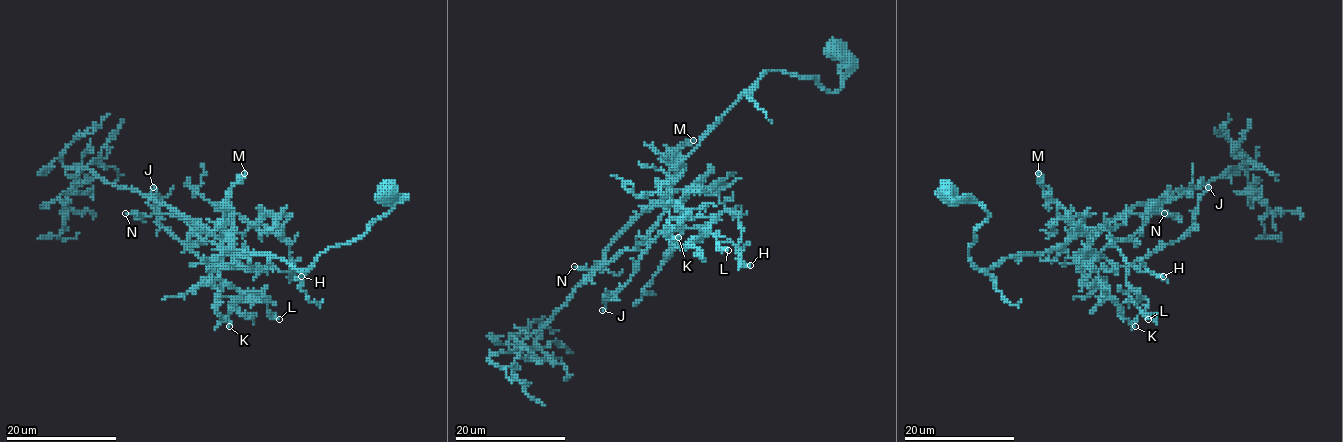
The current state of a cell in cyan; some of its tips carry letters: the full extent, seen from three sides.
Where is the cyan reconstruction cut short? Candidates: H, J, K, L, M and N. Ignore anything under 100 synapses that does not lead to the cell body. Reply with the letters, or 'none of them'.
none of them

